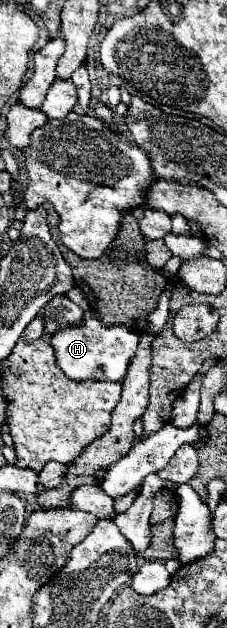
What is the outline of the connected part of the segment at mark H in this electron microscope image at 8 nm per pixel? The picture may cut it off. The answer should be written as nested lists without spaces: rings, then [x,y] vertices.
[[[91,309],[83,313],[83,321],[79,325],[59,329],[51,335],[51,345],[55,347],[57,363],[63,373],[73,381],[85,381],[85,375],[99,371],[97,367],[129,367],[129,361],[137,351],[137,343],[139,333],[133,333],[121,325],[105,327]]]

